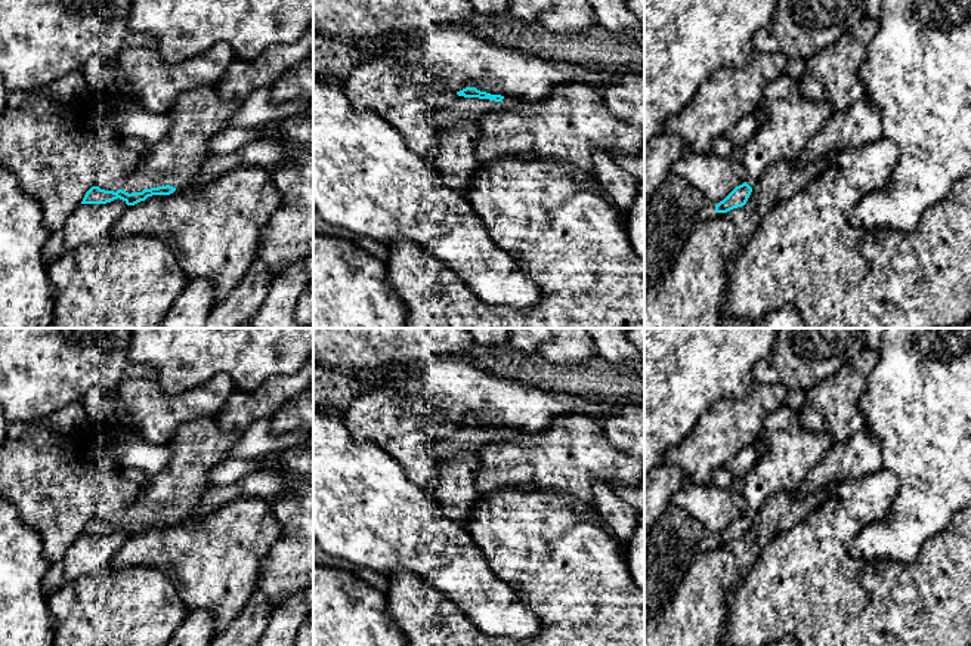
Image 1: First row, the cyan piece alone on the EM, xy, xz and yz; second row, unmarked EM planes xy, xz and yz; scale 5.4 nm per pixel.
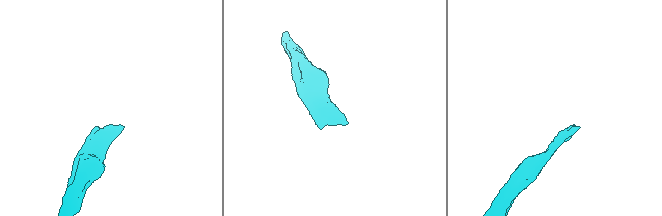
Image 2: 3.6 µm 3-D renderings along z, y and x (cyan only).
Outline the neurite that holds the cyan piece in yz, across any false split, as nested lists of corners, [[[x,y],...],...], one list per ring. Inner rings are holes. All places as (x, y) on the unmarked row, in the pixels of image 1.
[[[785,405],[767,414],[761,439],[769,445],[769,451],[758,454],[754,469],[743,476],[746,513],[715,535],[715,544],[745,537],[764,504],[776,494],[794,492],[834,445],[829,435],[805,430],[798,411]]]

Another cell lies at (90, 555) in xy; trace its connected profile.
[[[120,529],[106,535],[81,535],[61,560],[50,565],[41,581],[43,591],[50,596],[80,577],[106,572],[127,538]]]

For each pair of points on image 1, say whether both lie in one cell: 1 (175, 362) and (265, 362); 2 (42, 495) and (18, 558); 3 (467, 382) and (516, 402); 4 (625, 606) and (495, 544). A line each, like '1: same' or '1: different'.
1: same
2: different
3: same
4: same

